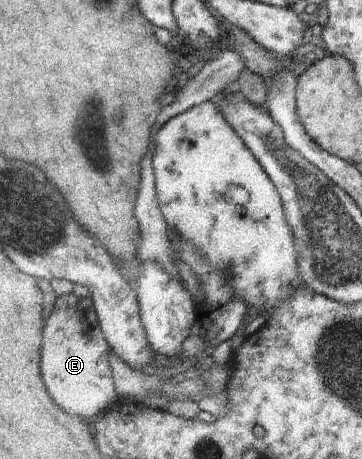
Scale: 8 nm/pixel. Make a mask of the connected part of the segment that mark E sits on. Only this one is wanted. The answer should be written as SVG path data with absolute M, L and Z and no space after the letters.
M72 293L72 296L58 298L48 322L50 324L44 330L40 366L44 382L48 382L48 390L52 390L52 398L56 398L56 402L60 402L68 414L82 418L96 416L112 402L118 402L120 394L115 387L112 350L105 340L92 297L80 300Z

